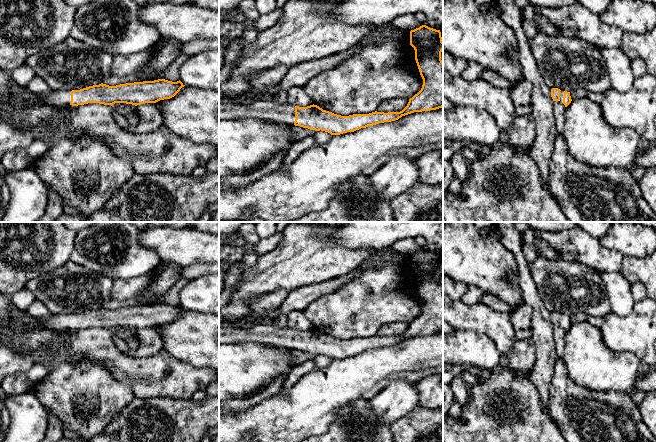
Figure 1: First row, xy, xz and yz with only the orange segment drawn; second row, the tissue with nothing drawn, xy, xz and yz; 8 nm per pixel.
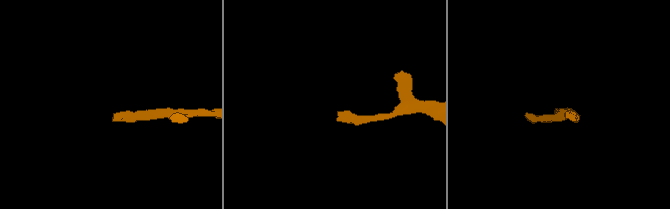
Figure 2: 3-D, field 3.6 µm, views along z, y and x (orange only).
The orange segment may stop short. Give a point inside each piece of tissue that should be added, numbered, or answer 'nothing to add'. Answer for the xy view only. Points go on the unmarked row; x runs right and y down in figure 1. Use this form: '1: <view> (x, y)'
1: xy (56, 321)

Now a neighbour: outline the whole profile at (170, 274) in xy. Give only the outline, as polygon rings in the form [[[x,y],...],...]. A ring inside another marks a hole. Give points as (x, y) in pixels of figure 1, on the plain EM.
[[[161,263],[162,271],[151,280],[151,283],[137,297],[140,299],[138,306],[154,305],[161,303],[162,296],[180,279],[180,271],[182,266],[173,263]]]

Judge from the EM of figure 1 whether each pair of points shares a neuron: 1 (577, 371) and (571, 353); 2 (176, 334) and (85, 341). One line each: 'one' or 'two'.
1: one
2: two

